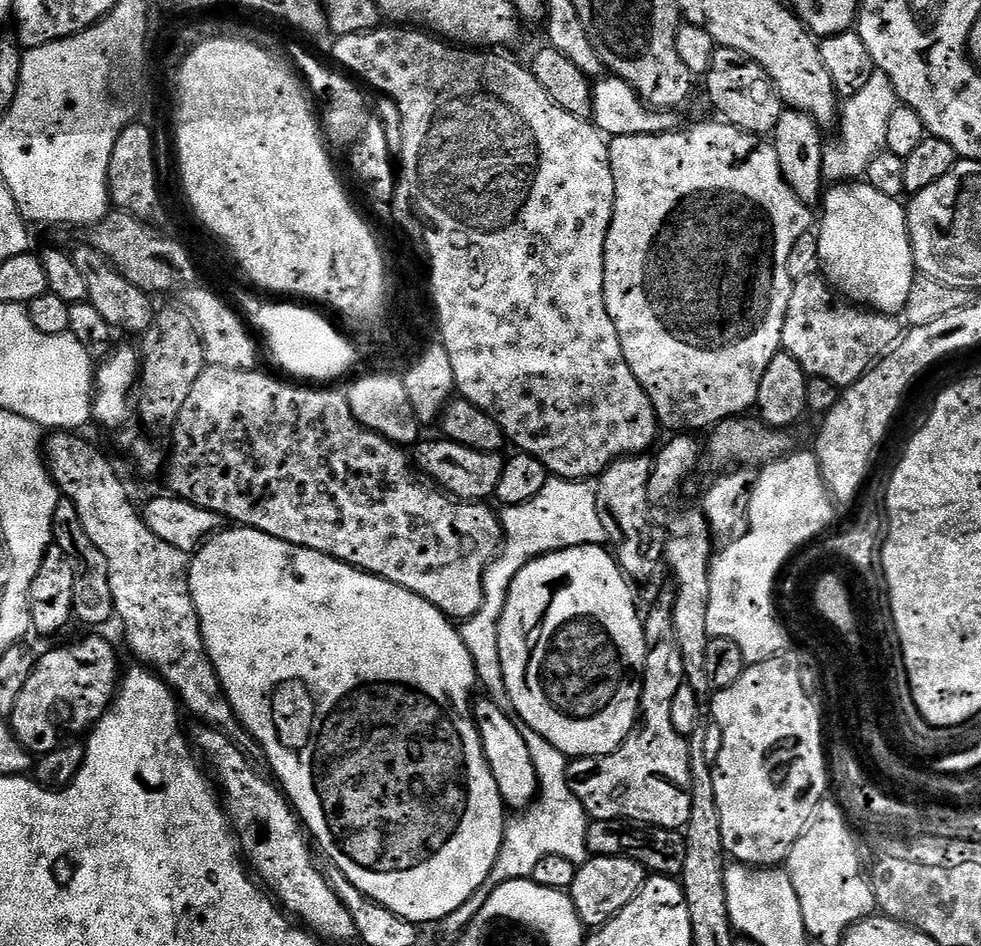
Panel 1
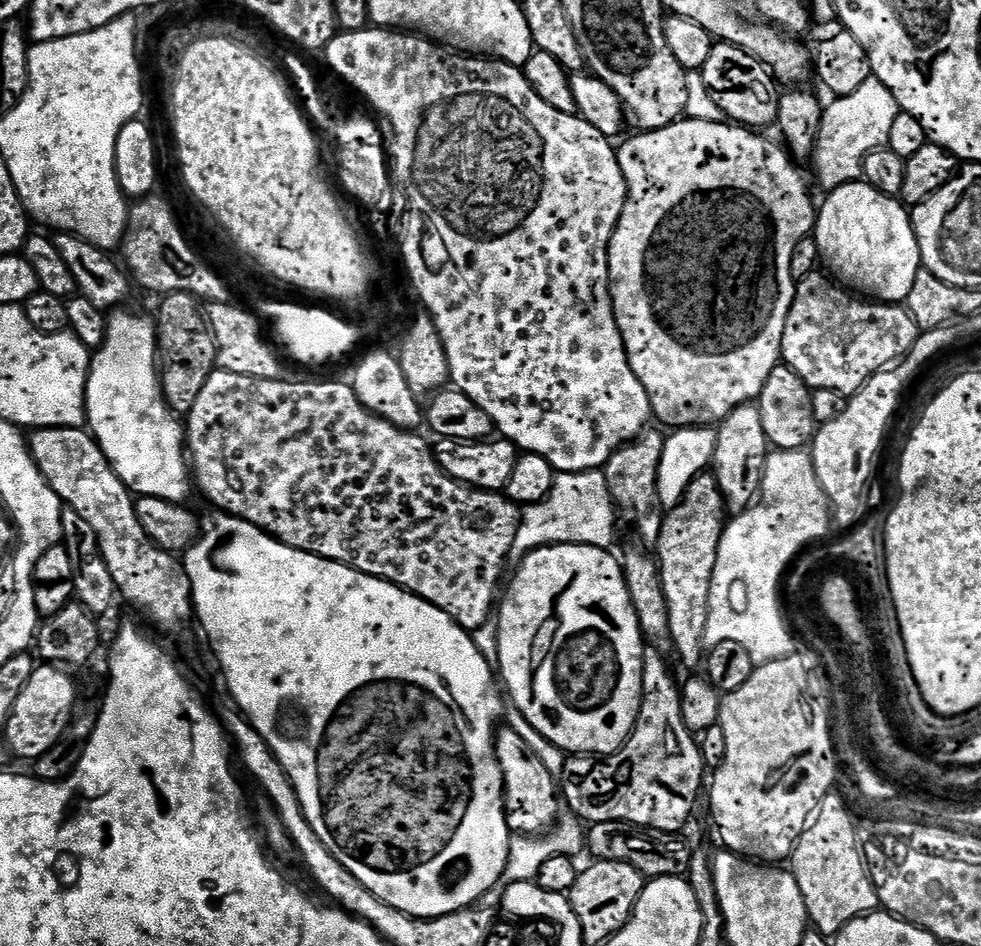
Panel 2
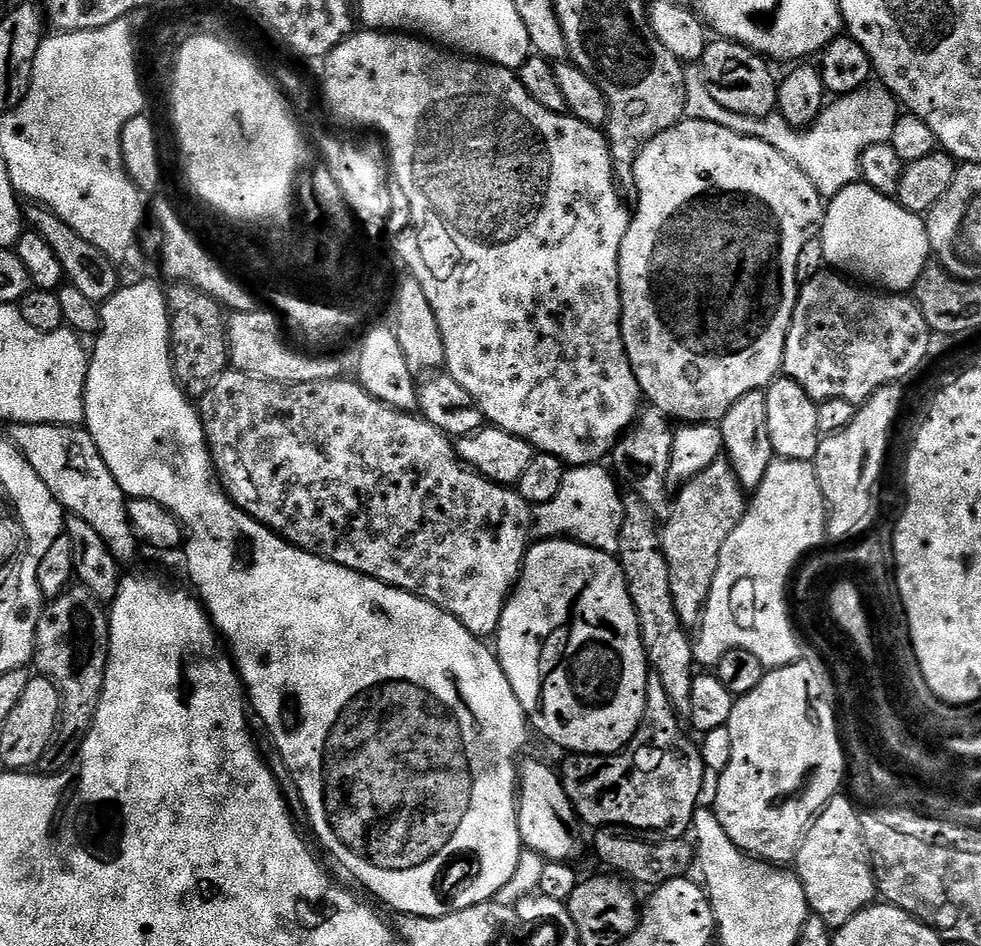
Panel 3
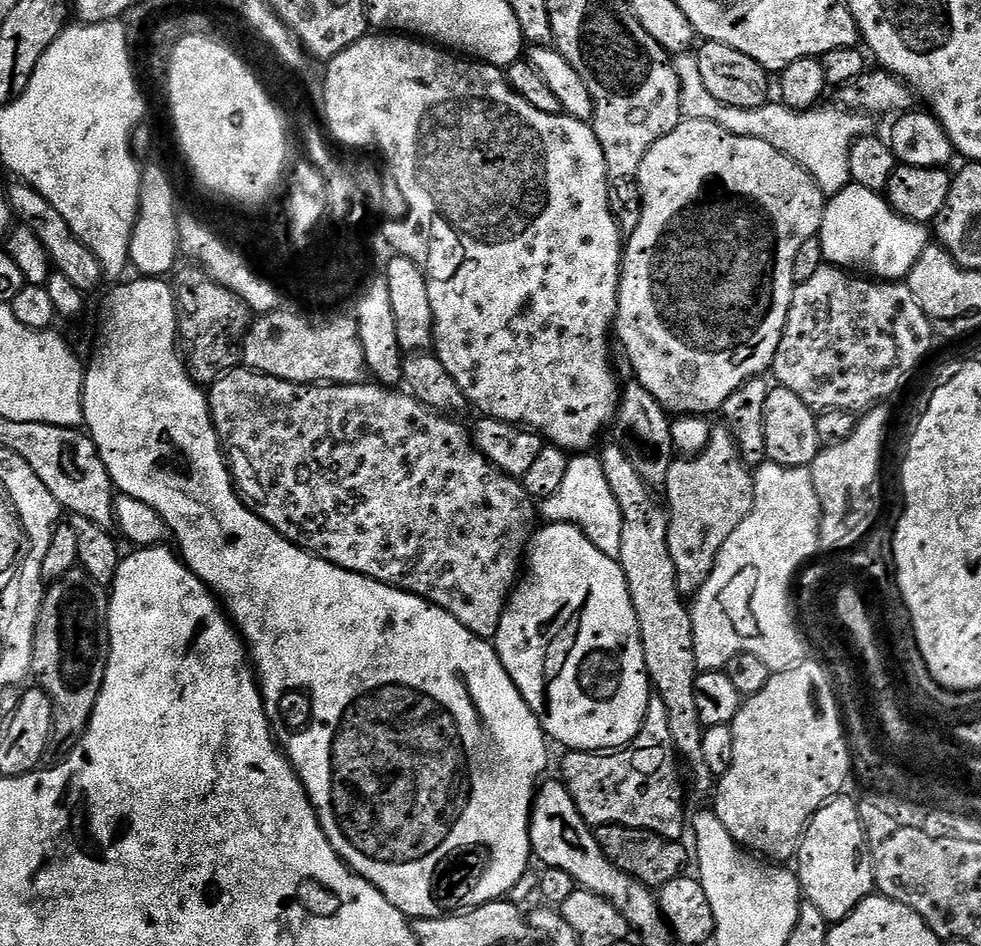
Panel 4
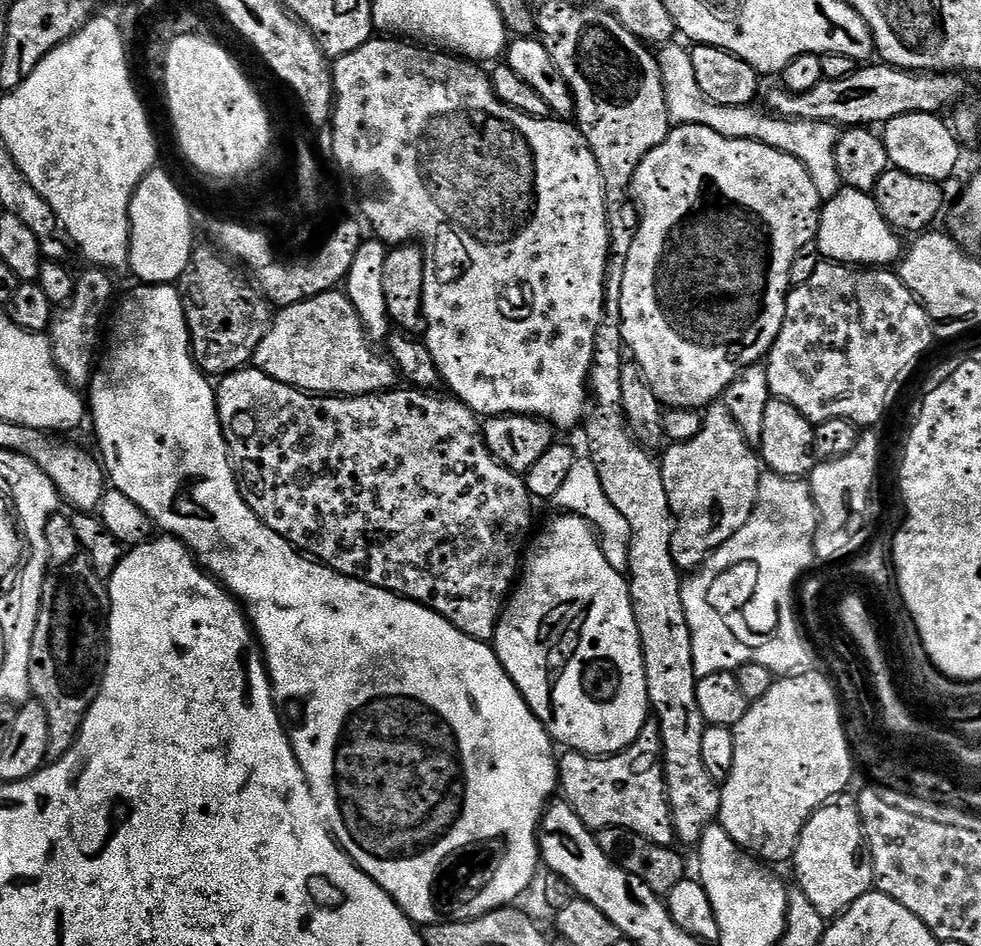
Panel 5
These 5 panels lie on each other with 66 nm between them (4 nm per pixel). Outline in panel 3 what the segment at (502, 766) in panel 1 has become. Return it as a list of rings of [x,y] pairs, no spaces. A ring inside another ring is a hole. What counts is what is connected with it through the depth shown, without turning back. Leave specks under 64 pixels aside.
[[[521,759],[518,764],[518,795],[516,821],[521,845],[529,852],[536,852],[545,861],[576,862],[586,844],[580,841],[581,821],[560,780],[560,773],[548,764]]]

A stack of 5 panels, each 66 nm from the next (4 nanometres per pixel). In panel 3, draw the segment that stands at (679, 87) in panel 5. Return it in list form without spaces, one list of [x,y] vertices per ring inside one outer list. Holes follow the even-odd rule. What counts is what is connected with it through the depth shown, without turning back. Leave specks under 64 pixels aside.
[[[696,66],[684,69],[684,85],[686,86],[686,106],[684,114],[687,119],[714,122],[718,126],[726,126],[734,134],[742,134],[750,138],[758,138],[766,142],[766,146],[774,146],[778,154],[782,154],[810,182],[814,182],[814,190],[825,198],[836,196],[846,186],[860,180],[860,158],[870,146],[887,144],[894,134],[896,121],[902,112],[898,101],[883,86],[865,86],[859,92],[848,96],[837,96],[825,106],[817,120],[809,127],[801,130],[792,128],[780,112],[771,112],[769,116],[743,116],[734,114],[734,110],[726,110],[719,102],[714,102],[710,90],[704,81],[703,71]]]

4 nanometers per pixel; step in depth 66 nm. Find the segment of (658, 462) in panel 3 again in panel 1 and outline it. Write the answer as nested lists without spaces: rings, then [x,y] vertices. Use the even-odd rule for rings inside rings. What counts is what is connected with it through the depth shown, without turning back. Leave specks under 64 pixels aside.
[[[648,454],[624,456],[615,460],[598,477],[600,513],[602,524],[606,526],[610,551],[621,572],[632,582],[650,579],[659,570],[660,564],[662,568],[665,563],[669,521],[666,516],[664,520],[661,509],[650,498],[653,463],[653,457]]]

